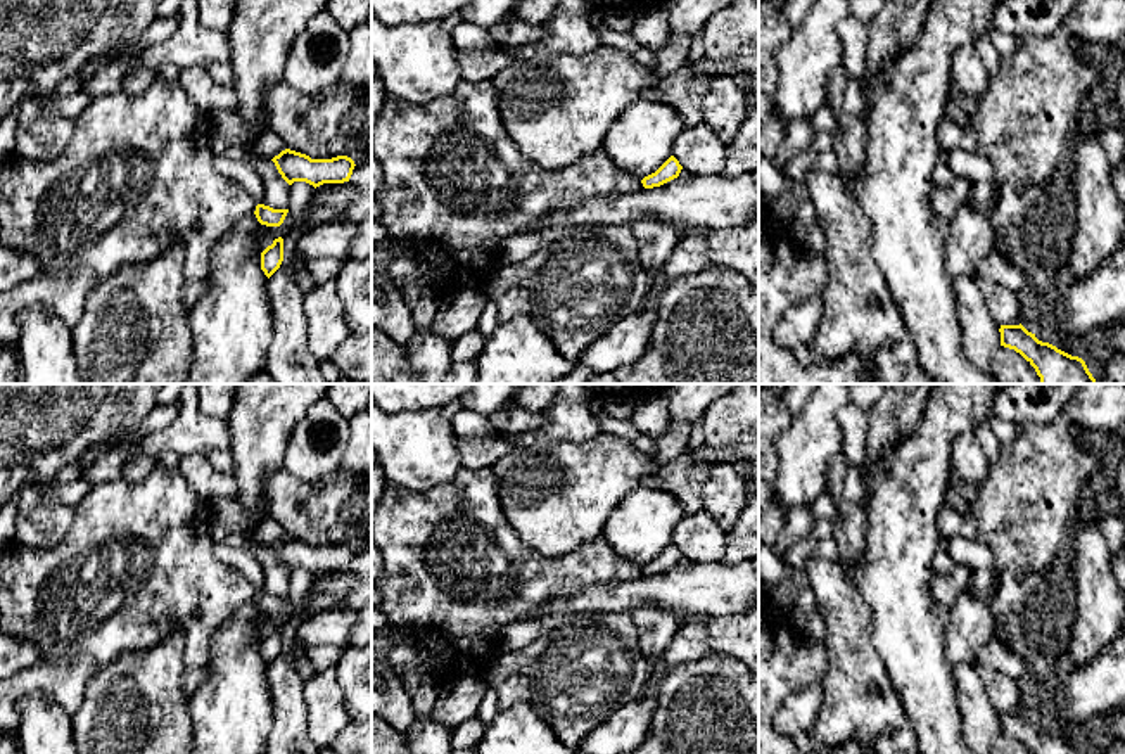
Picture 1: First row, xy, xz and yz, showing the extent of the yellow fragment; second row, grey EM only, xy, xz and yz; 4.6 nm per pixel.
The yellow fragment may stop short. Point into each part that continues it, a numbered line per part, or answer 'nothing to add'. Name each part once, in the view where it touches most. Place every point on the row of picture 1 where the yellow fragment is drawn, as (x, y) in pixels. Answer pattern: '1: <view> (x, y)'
nothing to add

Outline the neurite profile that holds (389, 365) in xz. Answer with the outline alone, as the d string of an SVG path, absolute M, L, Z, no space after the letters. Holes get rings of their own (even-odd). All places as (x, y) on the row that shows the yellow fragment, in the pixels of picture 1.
M372 327L372 384L415 384L404 348L375 327Z

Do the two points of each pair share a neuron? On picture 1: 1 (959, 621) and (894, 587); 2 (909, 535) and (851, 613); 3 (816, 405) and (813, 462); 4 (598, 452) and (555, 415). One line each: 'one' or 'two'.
1: two
2: two
3: one
4: two

